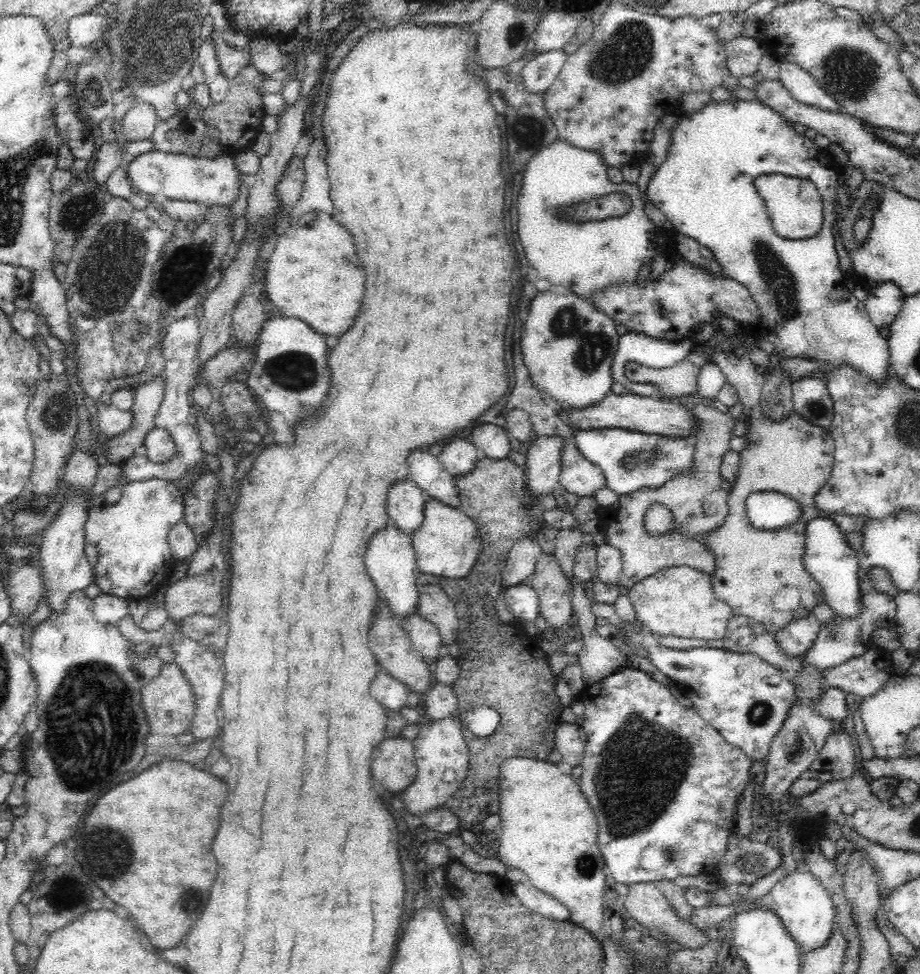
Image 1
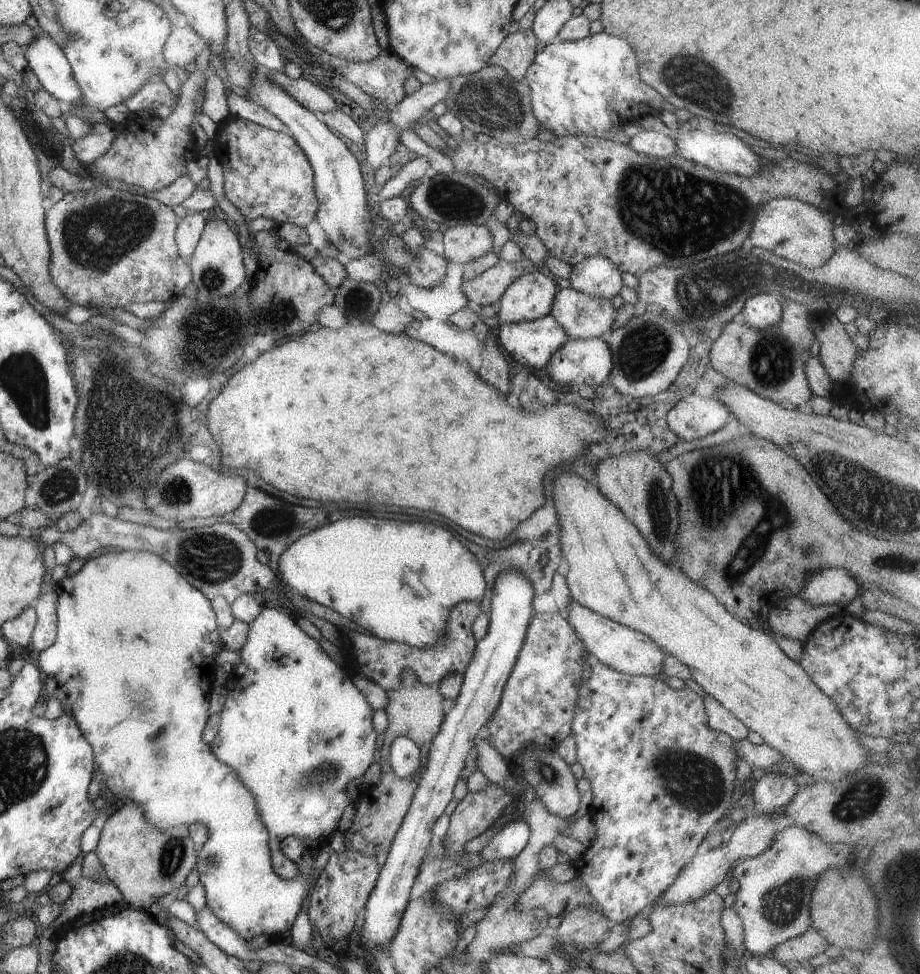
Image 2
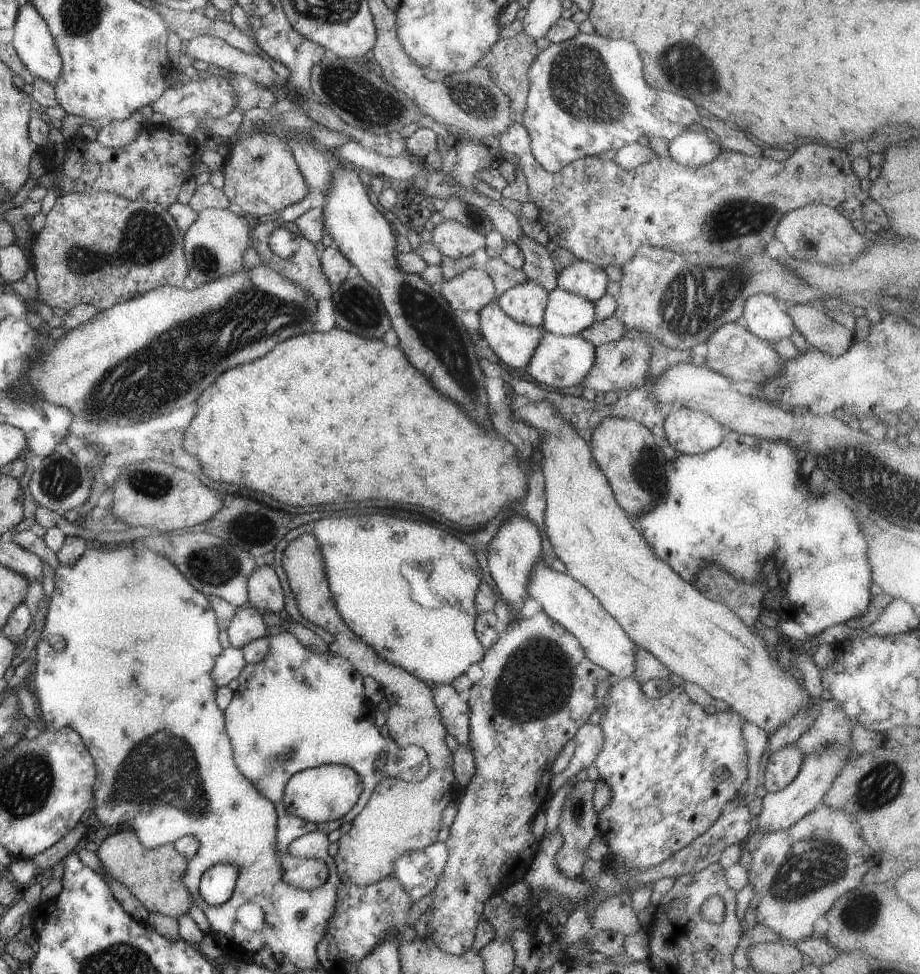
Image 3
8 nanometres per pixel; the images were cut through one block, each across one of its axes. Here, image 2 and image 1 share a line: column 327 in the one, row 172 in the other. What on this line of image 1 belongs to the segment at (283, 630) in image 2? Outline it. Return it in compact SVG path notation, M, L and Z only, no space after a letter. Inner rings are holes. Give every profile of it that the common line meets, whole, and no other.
M711 98L701 109L682 114L682 116L678 118L678 126L672 130L670 136L670 146L668 146L666 160L662 162L648 182L647 198L650 198L649 201L666 216L668 222L672 224L672 228L674 228L677 234L680 233L684 234L684 236L688 236L688 238L694 238L699 245L707 246L712 251L718 265L722 267L724 276L730 277L732 280L743 284L748 289L750 296L753 298L755 304L757 304L758 316L754 323L741 324L740 328L742 336L744 336L745 340L748 340L750 344L756 344L756 342L760 342L760 340L772 342L775 346L775 352L781 354L783 357L794 358L794 356L802 356L808 360L821 360L826 364L831 364L830 368L836 366L849 366L870 377L874 382L882 382L887 375L891 374L887 340L880 335L878 327L870 320L869 314L865 309L865 304L859 302L854 295L847 292L846 283L844 283L844 276L846 273L840 270L838 254L834 247L834 232L832 231L832 226L834 224L833 205L835 202L835 192L837 191L836 181L838 180L838 175L836 171L834 171L835 163L833 157L827 150L818 149L814 143L814 139L797 134L793 123L789 123L779 112L772 110L772 108L762 104L760 101L741 99L736 99L735 101L716 101ZM770 172L811 180L814 185L816 185L816 189L818 189L822 197L824 210L823 225L816 236L800 240L788 240L776 234L772 226L773 222L770 222L770 218L768 218L768 214L766 214L764 202L762 202L760 194L758 194L756 188L754 188L754 180L756 180L760 174L770 174Z

